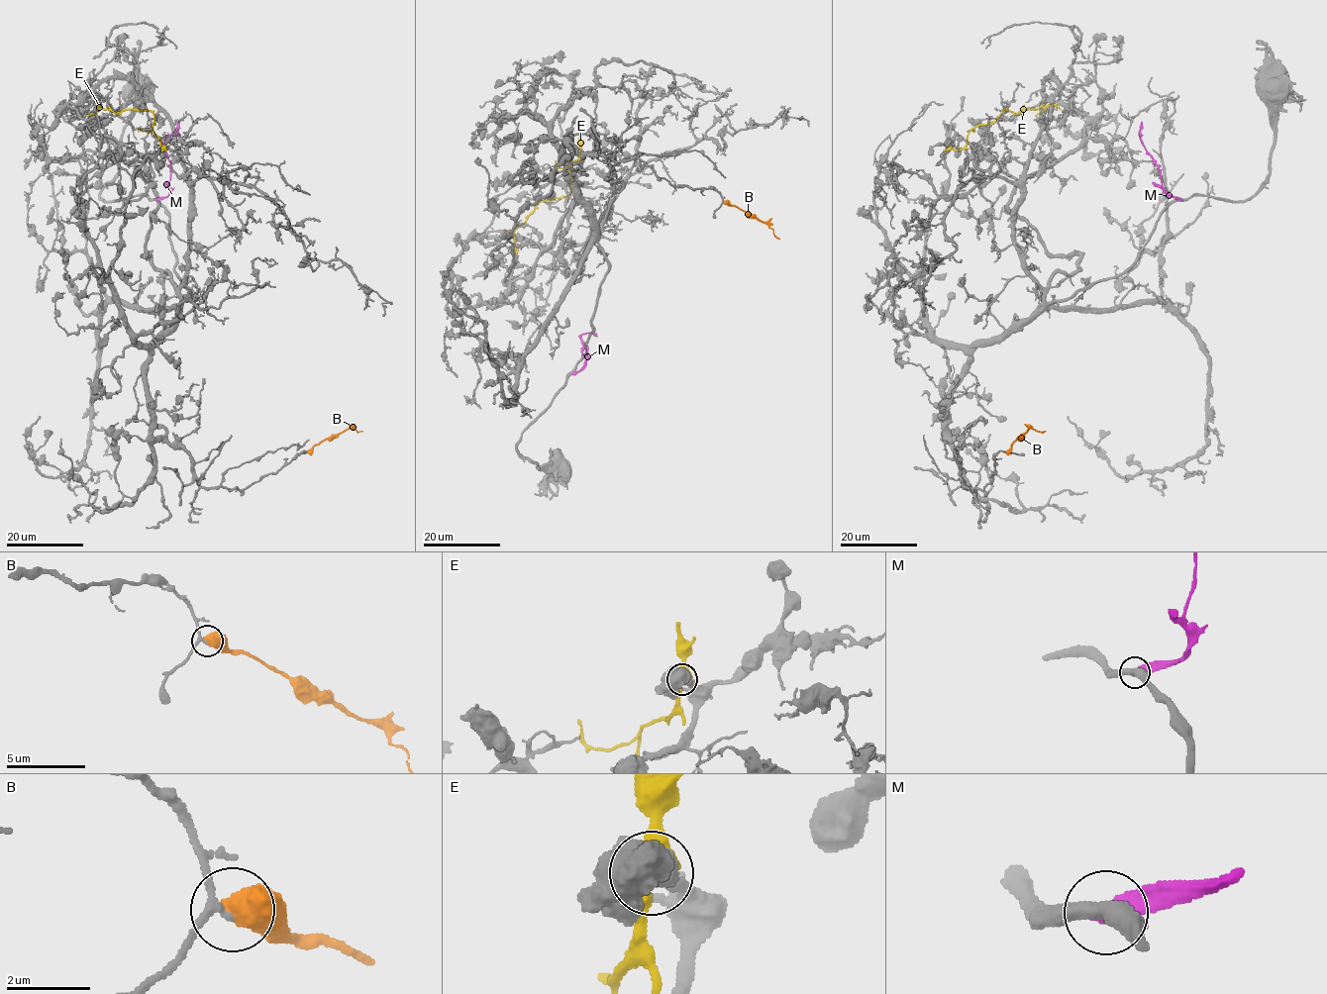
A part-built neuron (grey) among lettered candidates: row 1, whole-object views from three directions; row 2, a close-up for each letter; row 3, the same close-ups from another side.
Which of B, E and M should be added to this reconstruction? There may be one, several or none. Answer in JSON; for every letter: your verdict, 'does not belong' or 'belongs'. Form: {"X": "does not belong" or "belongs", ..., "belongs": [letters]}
{"B": "does not belong", "E": "does not belong", "M": "does not belong", "belongs": []}

